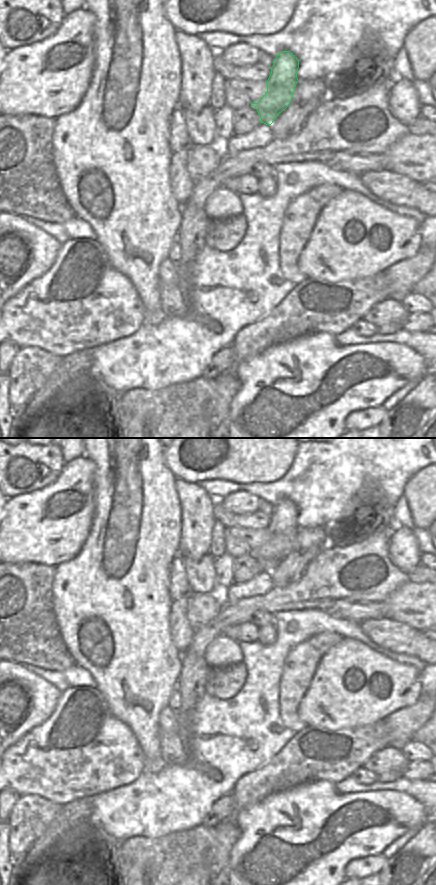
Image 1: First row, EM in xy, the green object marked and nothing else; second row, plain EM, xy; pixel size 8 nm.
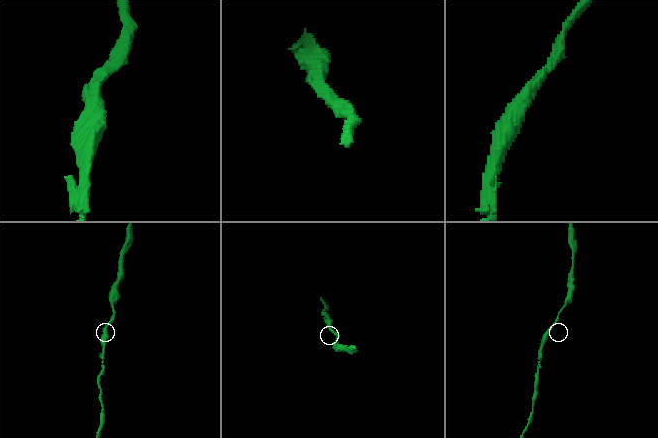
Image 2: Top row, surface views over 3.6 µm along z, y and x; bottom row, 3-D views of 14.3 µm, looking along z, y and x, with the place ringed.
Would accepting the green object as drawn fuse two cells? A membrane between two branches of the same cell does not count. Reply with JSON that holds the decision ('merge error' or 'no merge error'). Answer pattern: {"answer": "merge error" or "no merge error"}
{"answer": "no merge error"}

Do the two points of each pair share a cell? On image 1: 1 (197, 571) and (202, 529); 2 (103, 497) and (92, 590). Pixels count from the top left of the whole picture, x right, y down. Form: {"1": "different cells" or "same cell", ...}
{"1": "different cells", "2": "same cell"}

